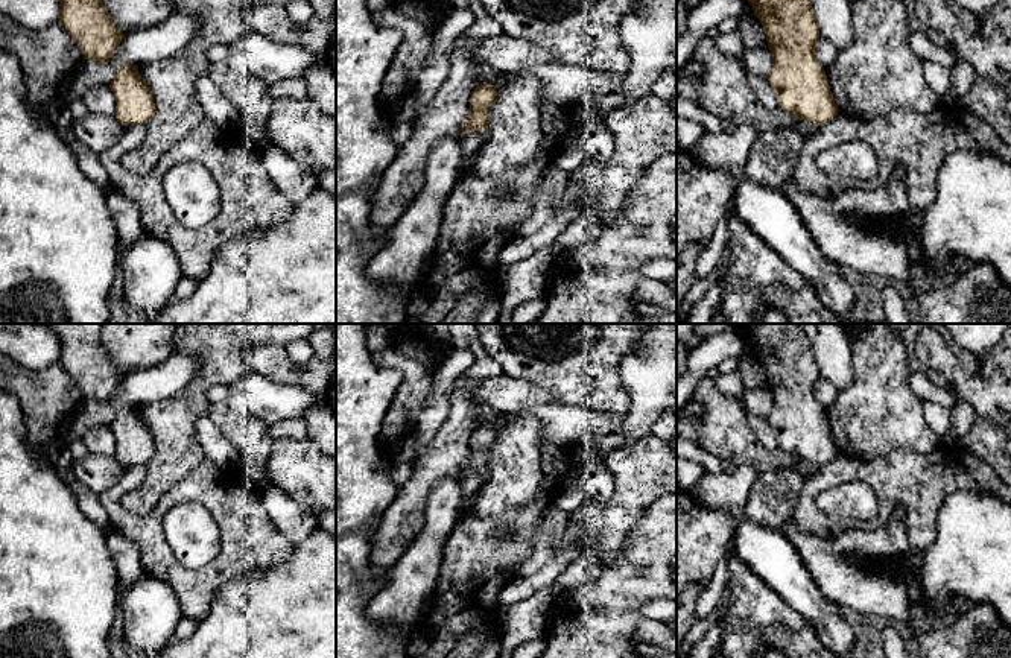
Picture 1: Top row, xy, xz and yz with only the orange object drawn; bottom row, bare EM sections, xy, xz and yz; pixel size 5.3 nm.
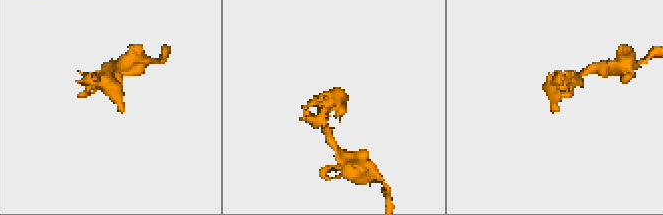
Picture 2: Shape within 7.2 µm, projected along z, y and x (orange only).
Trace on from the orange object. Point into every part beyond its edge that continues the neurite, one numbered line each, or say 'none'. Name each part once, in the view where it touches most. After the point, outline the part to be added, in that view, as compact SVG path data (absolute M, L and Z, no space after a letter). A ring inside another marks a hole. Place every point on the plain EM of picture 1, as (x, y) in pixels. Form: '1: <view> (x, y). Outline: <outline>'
none

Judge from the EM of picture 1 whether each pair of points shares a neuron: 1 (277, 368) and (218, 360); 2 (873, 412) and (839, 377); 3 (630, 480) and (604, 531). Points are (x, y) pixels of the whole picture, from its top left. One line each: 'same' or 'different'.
1: different
2: different
3: same

